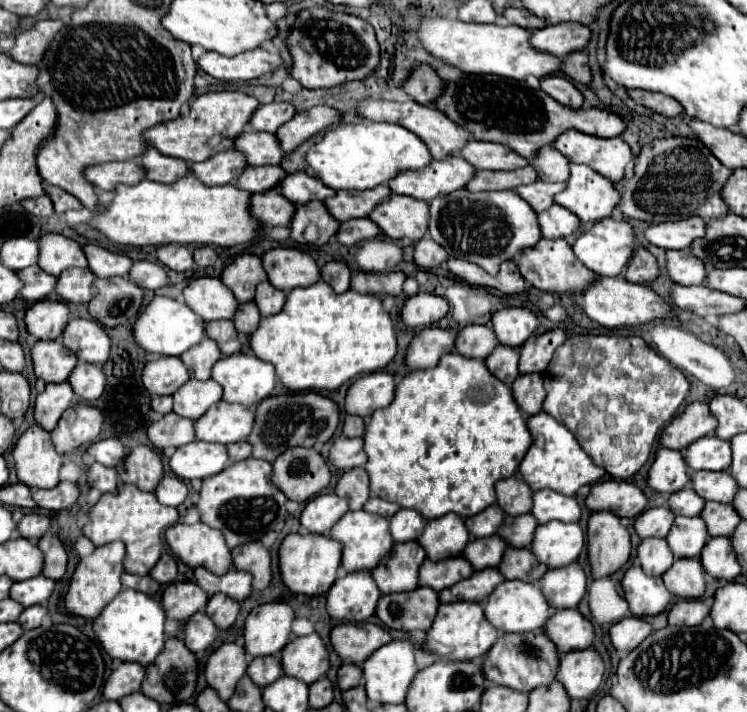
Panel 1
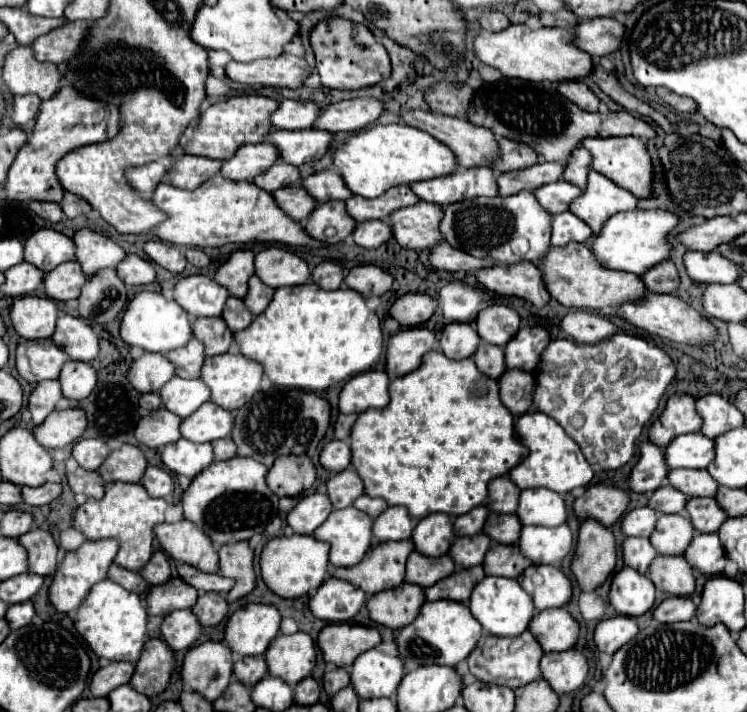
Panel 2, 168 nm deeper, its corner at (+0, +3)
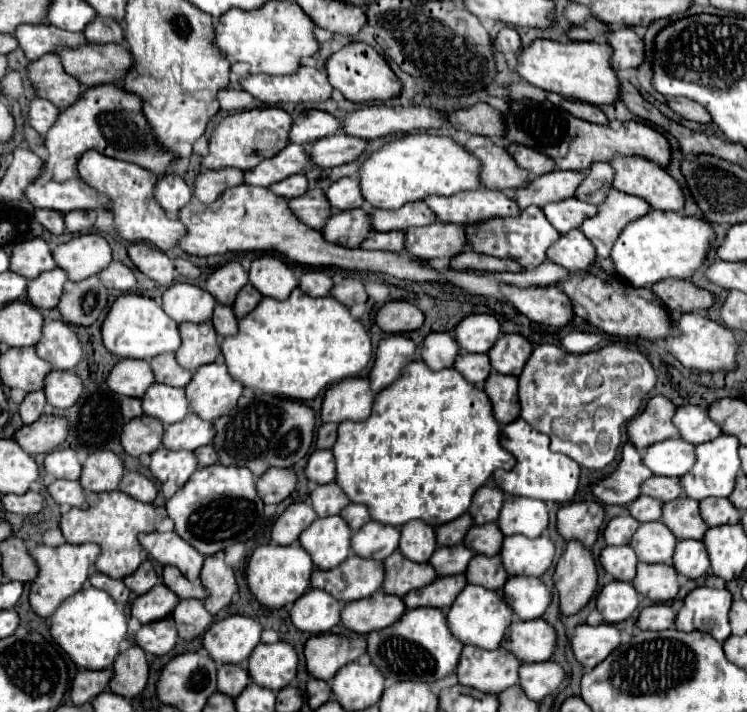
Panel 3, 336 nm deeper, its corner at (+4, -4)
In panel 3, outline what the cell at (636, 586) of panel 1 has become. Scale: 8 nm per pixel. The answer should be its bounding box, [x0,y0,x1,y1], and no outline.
[596,580,638,624]

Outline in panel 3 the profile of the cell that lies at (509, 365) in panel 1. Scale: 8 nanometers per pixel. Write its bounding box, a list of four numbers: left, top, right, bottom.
[454,350,492,386]

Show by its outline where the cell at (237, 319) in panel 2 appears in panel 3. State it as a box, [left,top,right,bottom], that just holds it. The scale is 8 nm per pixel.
[212,304,238,336]

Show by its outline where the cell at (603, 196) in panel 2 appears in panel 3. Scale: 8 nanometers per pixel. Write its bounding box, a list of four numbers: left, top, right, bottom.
[580,190,650,258]

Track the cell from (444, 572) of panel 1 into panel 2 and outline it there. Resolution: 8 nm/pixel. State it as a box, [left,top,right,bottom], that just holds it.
[404,551,454,589]

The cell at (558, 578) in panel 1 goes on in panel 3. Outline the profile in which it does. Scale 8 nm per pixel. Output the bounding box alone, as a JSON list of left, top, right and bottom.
[504,576,552,618]

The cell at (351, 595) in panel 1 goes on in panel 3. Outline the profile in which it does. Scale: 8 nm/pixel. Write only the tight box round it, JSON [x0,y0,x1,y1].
[290,590,344,634]

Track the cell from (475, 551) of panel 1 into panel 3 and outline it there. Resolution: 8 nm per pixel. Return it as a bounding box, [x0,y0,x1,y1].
[430,544,474,576]

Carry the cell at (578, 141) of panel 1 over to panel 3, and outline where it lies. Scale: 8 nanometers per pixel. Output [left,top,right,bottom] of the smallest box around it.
[610,156,684,210]

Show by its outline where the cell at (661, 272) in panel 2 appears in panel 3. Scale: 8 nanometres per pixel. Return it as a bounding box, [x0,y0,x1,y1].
[650,278,712,312]

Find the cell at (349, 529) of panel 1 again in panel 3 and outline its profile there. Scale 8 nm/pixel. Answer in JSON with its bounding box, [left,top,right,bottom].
[298,516,352,570]

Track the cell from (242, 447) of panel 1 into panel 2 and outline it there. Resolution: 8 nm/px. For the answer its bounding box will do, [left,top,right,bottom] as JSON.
[212,437,236,461]

